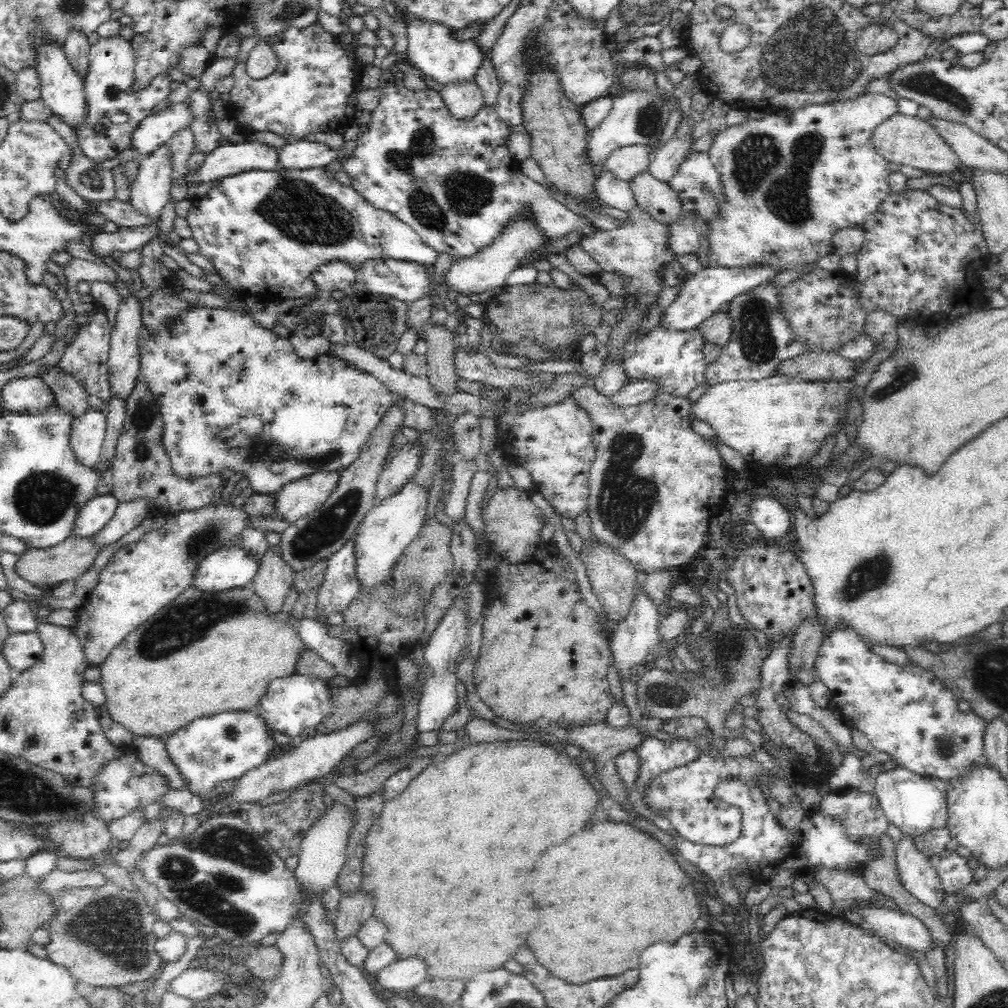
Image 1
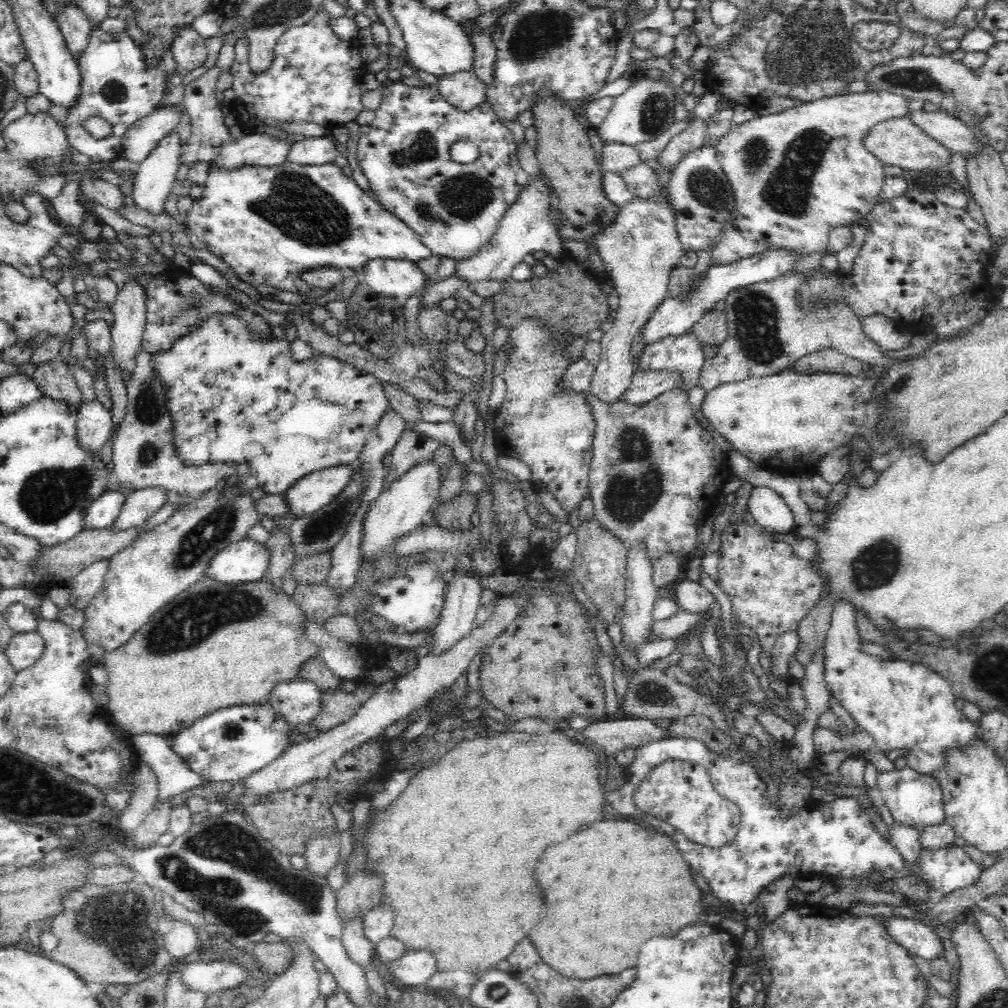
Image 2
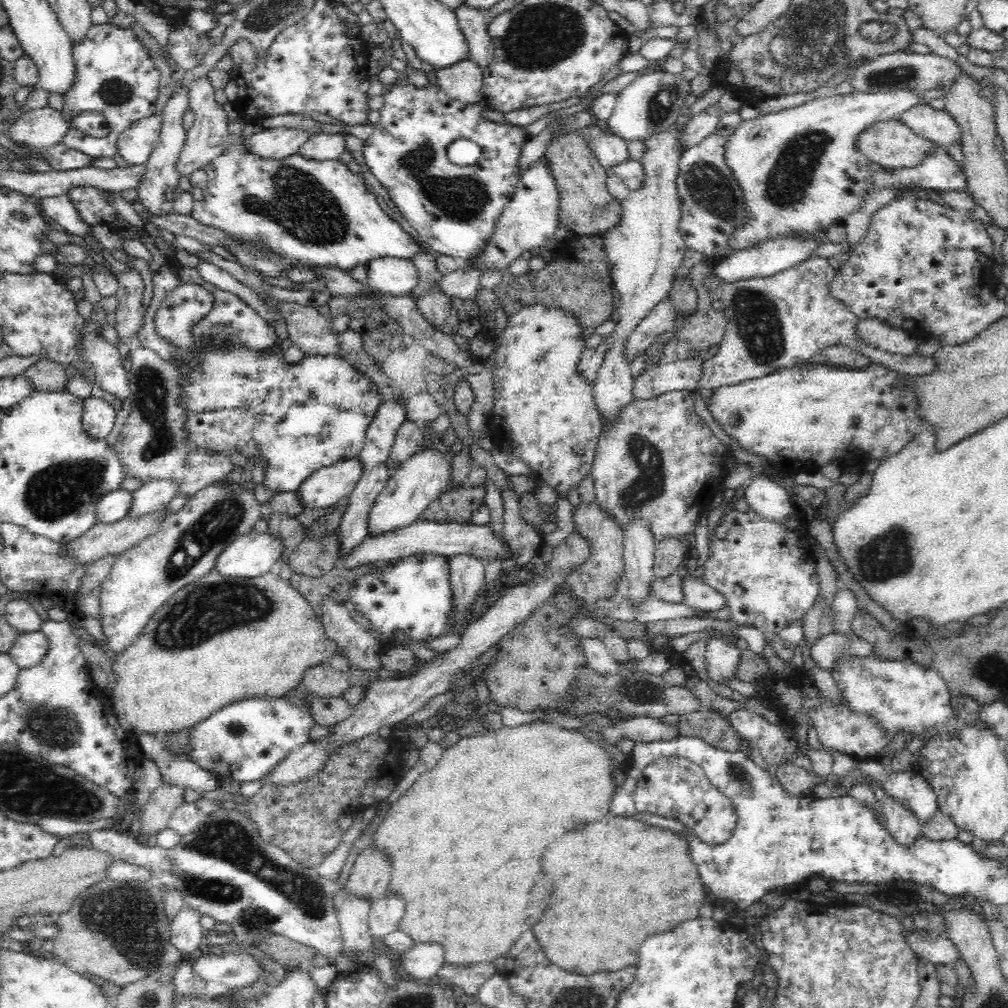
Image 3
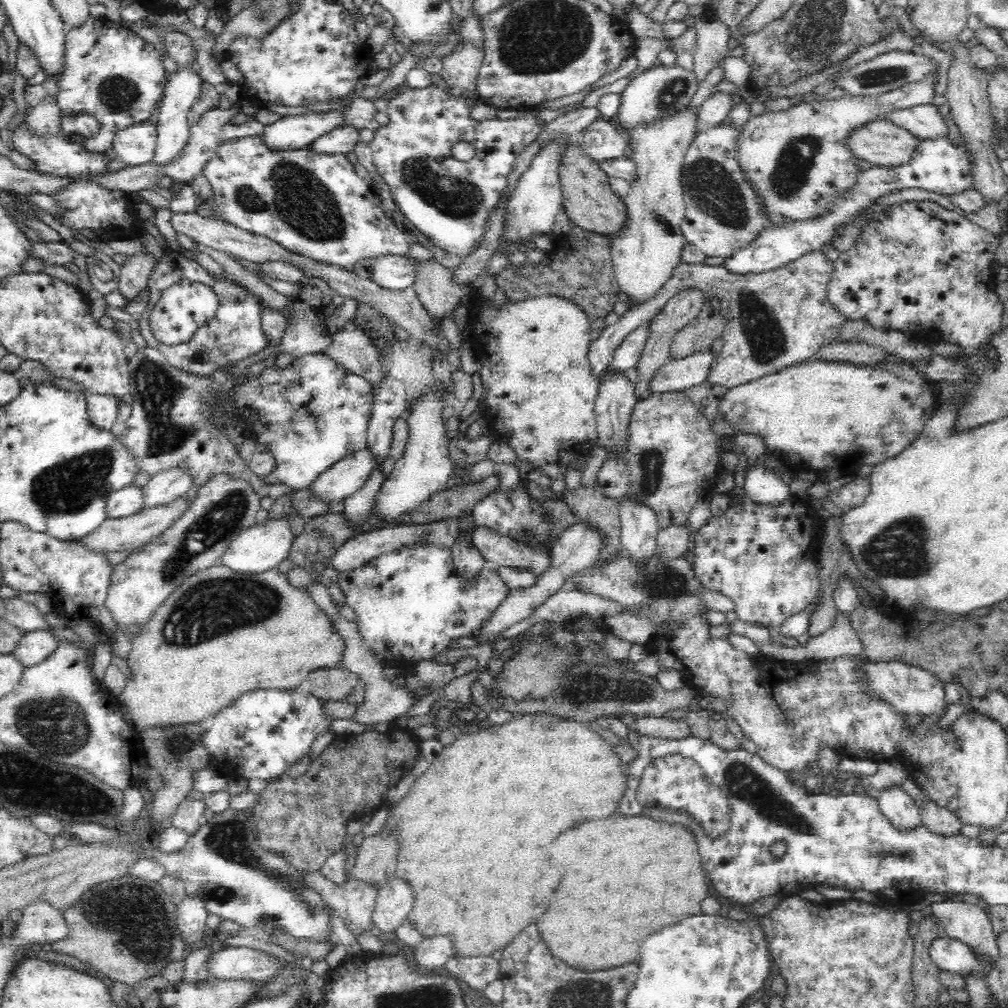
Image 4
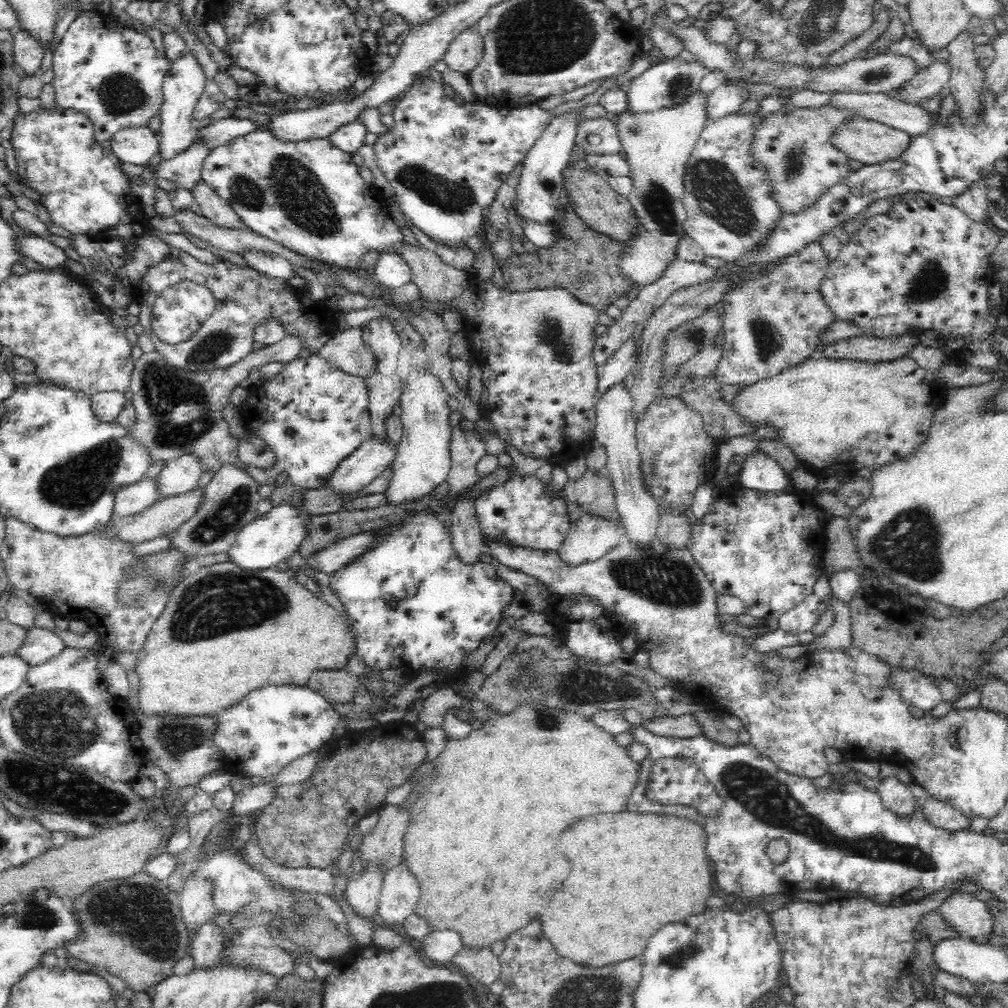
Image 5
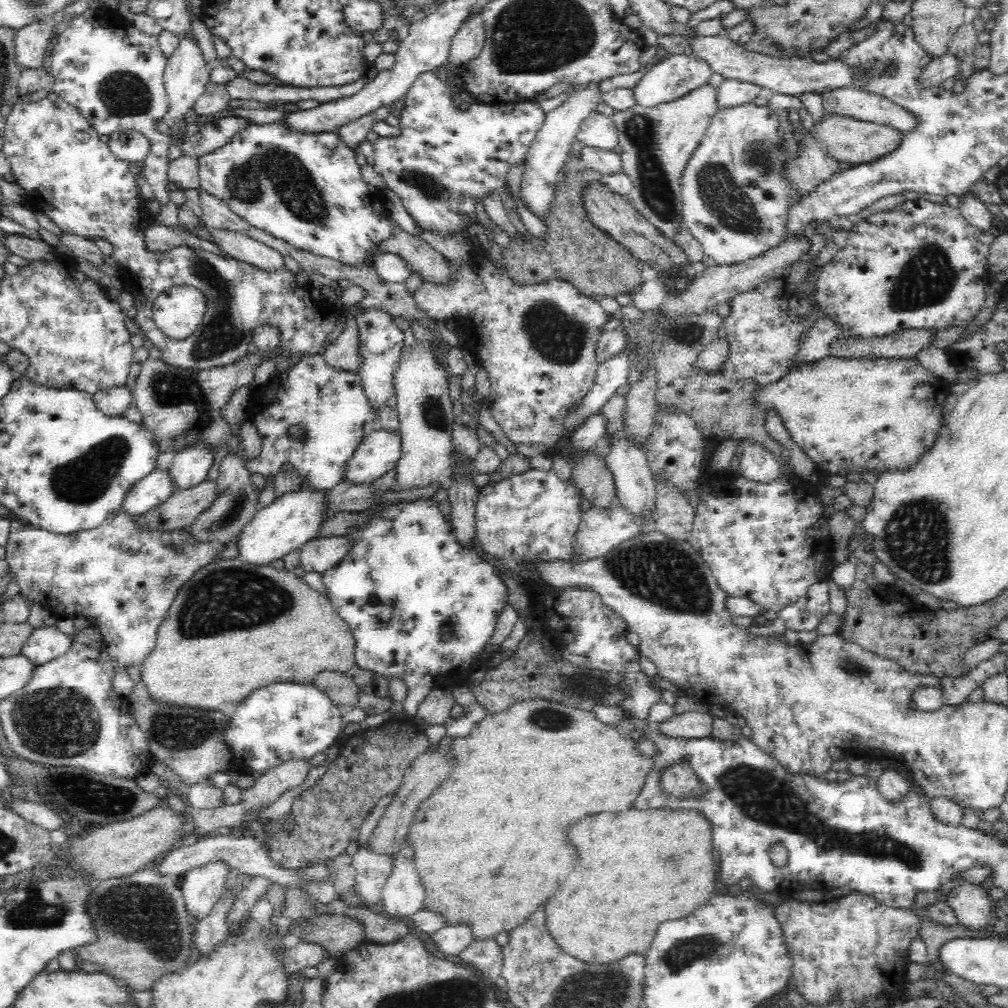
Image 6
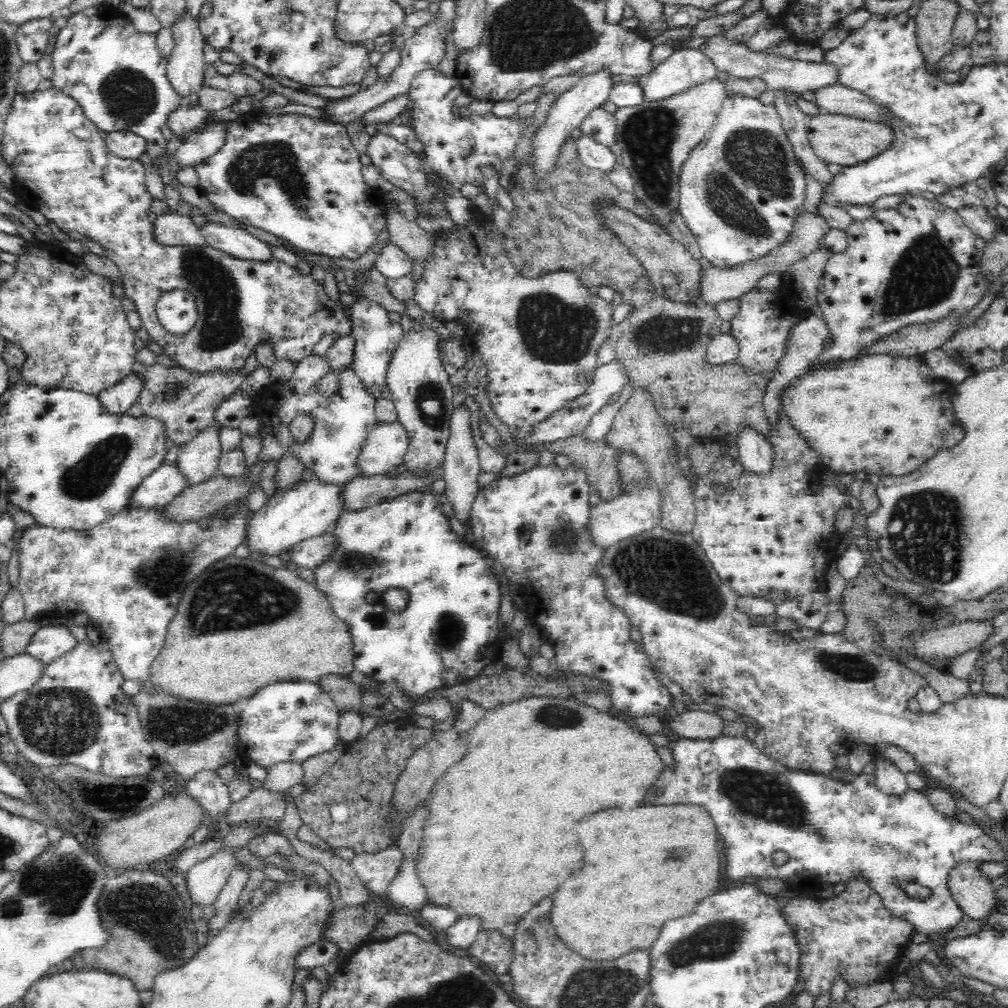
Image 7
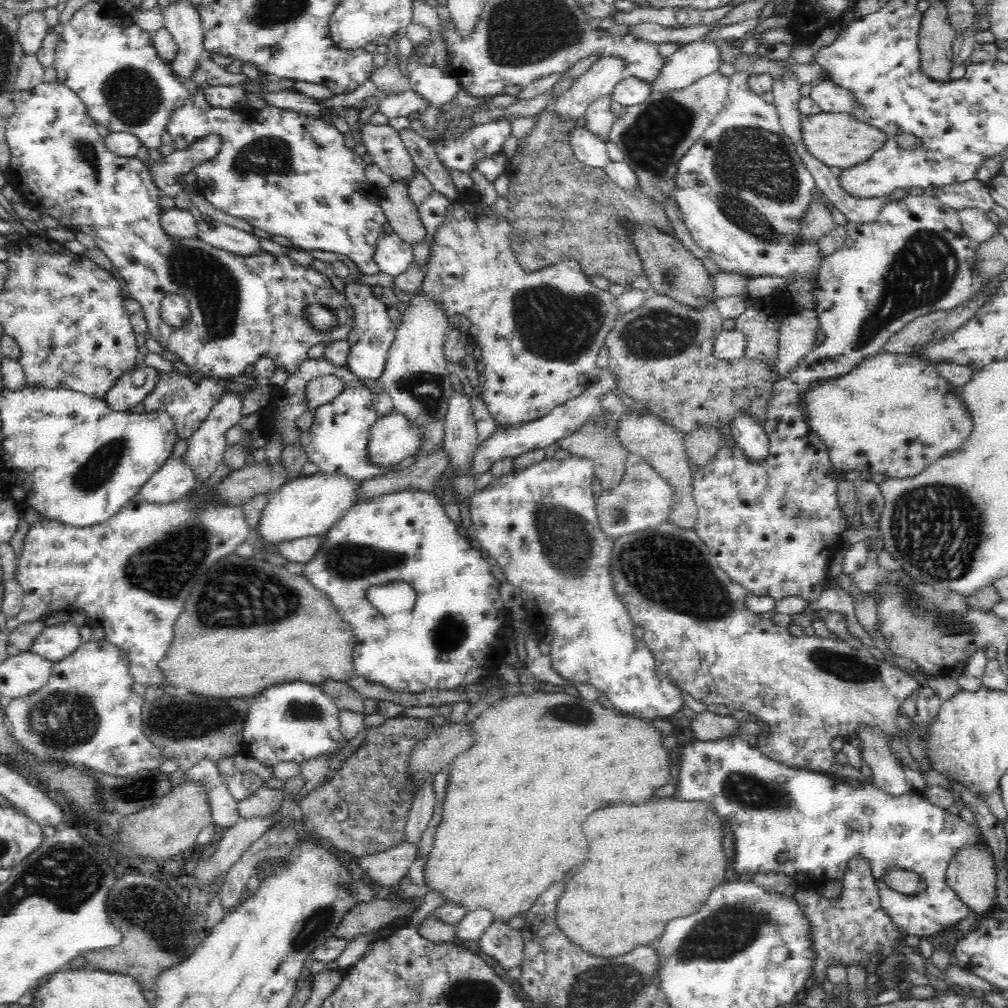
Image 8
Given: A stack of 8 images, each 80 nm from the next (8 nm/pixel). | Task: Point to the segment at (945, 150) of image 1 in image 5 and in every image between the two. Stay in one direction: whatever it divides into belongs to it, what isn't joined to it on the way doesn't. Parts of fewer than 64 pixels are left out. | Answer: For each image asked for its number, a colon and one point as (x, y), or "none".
2: (896, 142)
3: (890, 143)
4: (879, 142)
5: (869, 142)

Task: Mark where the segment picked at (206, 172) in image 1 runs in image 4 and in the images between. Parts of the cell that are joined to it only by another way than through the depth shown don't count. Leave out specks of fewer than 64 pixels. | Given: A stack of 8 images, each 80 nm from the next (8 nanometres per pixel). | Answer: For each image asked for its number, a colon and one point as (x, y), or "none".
2: (258, 148)
3: (279, 142)
4: (290, 132)

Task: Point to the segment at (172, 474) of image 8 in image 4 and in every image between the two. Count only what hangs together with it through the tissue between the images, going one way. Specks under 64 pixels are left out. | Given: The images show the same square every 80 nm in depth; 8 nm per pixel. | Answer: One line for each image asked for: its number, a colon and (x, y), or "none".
4: (131, 499)
5: (130, 501)
6: (156, 488)
7: (161, 488)

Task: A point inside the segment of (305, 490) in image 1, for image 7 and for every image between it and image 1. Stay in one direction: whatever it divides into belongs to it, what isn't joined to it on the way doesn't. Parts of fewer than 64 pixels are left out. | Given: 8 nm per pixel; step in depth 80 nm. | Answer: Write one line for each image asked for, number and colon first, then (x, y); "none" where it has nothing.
2: (320, 488)
3: (330, 485)
4: (344, 478)
5: (375, 454)
6: (380, 451)
7: (387, 443)

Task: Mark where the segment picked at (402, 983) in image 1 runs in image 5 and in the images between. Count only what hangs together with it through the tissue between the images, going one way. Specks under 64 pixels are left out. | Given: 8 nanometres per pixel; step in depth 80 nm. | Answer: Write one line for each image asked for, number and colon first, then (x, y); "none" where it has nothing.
2: (415, 967)
3: (424, 960)
4: (433, 952)
5: (440, 945)

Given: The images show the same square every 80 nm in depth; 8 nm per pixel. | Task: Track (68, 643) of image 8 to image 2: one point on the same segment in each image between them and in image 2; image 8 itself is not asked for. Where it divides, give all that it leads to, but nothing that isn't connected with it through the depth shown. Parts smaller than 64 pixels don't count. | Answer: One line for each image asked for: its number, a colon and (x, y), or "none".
2: (24, 649)
3: (28, 649)
4: (35, 646)
5: (40, 644)
6: (46, 643)
7: (51, 641)

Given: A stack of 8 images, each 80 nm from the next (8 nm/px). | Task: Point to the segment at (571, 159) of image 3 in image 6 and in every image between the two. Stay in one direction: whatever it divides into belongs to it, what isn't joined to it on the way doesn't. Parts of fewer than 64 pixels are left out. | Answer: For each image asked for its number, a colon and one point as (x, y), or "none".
4: (588, 199)
5: (598, 204)
6: (610, 212)

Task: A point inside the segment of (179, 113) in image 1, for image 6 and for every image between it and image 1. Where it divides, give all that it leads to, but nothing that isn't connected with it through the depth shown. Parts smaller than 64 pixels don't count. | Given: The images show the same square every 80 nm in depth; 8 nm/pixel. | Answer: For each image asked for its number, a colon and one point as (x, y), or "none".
2: (139, 140)
3: (135, 144)
4: (134, 145)
5: (133, 145)
6: (130, 145)

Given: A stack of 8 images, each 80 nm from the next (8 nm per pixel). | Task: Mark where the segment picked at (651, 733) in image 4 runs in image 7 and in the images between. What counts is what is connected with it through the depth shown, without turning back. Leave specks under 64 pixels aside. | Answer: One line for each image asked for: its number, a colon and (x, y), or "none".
5: (687, 726)
6: (691, 725)
7: (695, 725)

